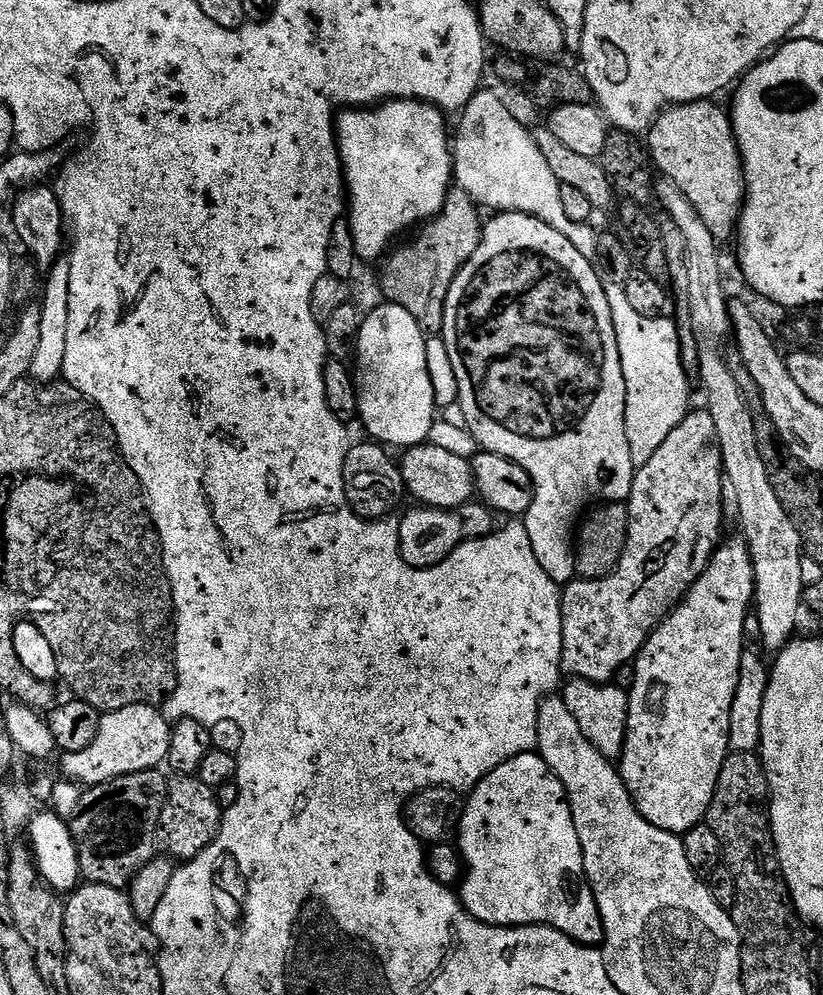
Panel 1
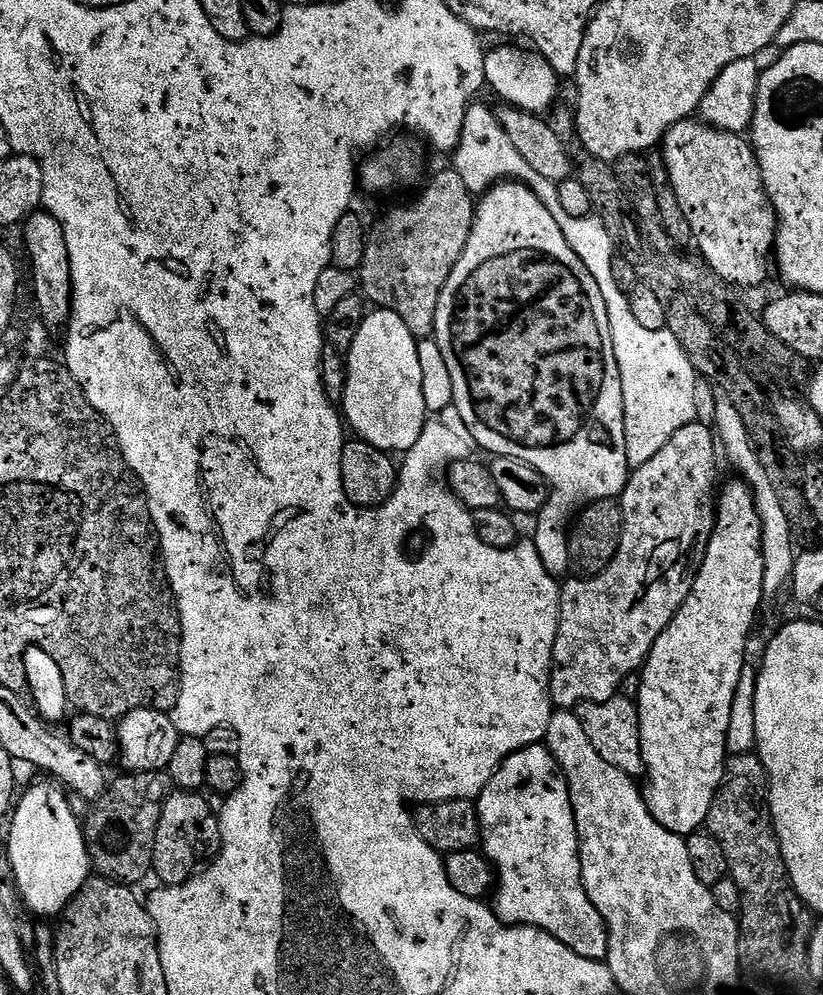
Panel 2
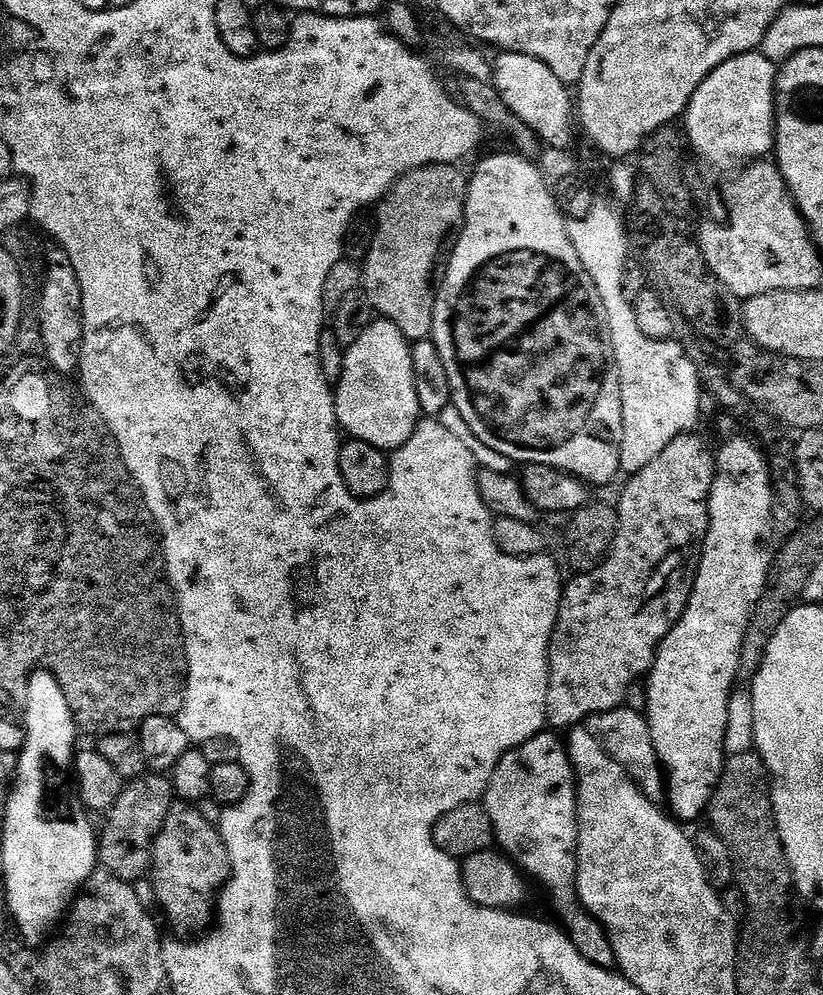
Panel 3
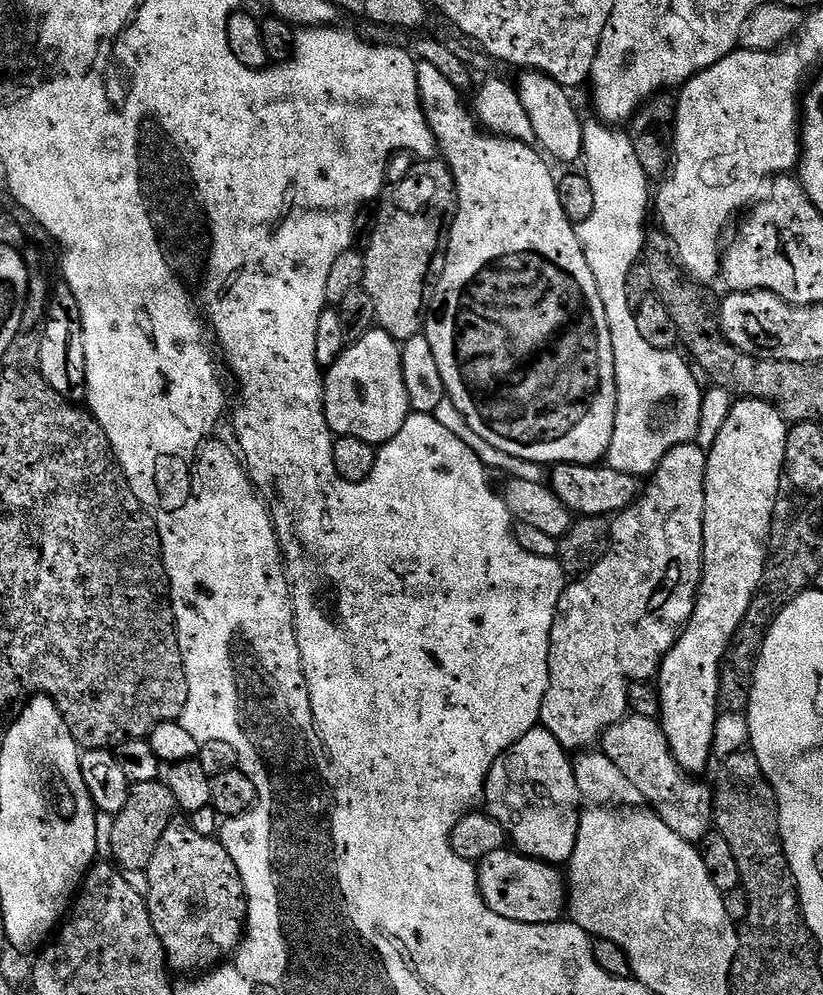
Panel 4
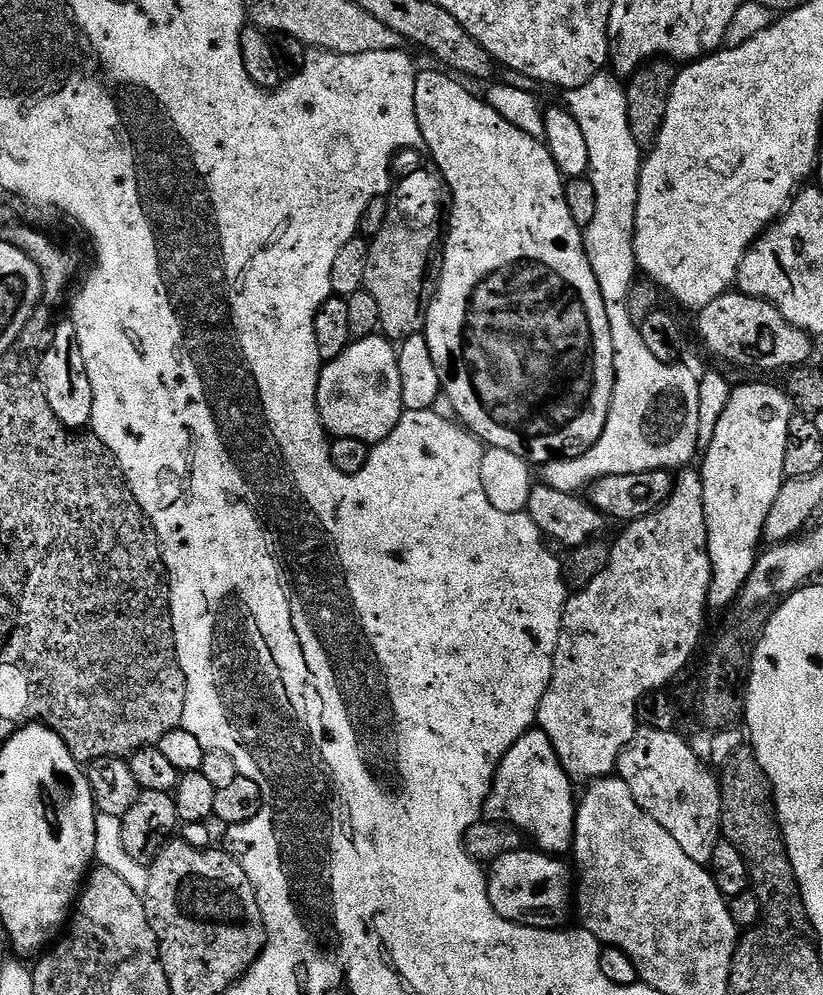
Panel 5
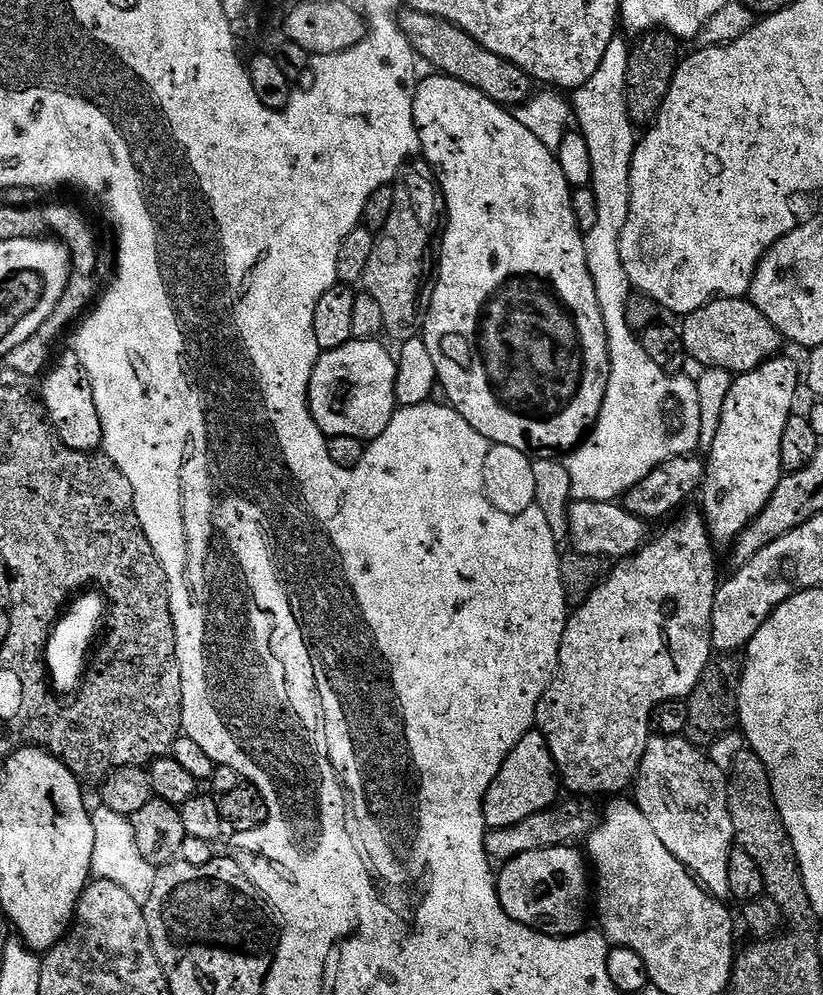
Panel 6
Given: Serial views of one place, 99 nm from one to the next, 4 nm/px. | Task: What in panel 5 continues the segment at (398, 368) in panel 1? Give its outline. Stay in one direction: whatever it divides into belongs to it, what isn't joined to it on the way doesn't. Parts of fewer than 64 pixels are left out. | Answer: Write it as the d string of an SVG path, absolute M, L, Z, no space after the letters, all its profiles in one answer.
M377 334L364 340L353 340L346 351L338 354L338 358L327 361L321 367L316 405L322 426L329 437L358 438L358 442L369 446L383 445L385 438L391 434L394 426L398 426L400 417L405 413L396 354L393 341Z

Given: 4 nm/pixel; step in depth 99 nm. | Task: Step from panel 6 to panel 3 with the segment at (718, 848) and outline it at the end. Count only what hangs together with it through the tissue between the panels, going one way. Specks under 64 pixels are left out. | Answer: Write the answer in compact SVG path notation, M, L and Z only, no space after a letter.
M621 706L588 717L586 727L590 734L594 734L594 738L598 738L604 753L614 758L614 762L618 762L618 766L622 766L626 774L636 781L638 790L642 790L642 794L646 794L648 800L660 802L665 799L666 777L664 769L660 767L658 754L654 750L654 738L650 738L650 726L645 713Z

